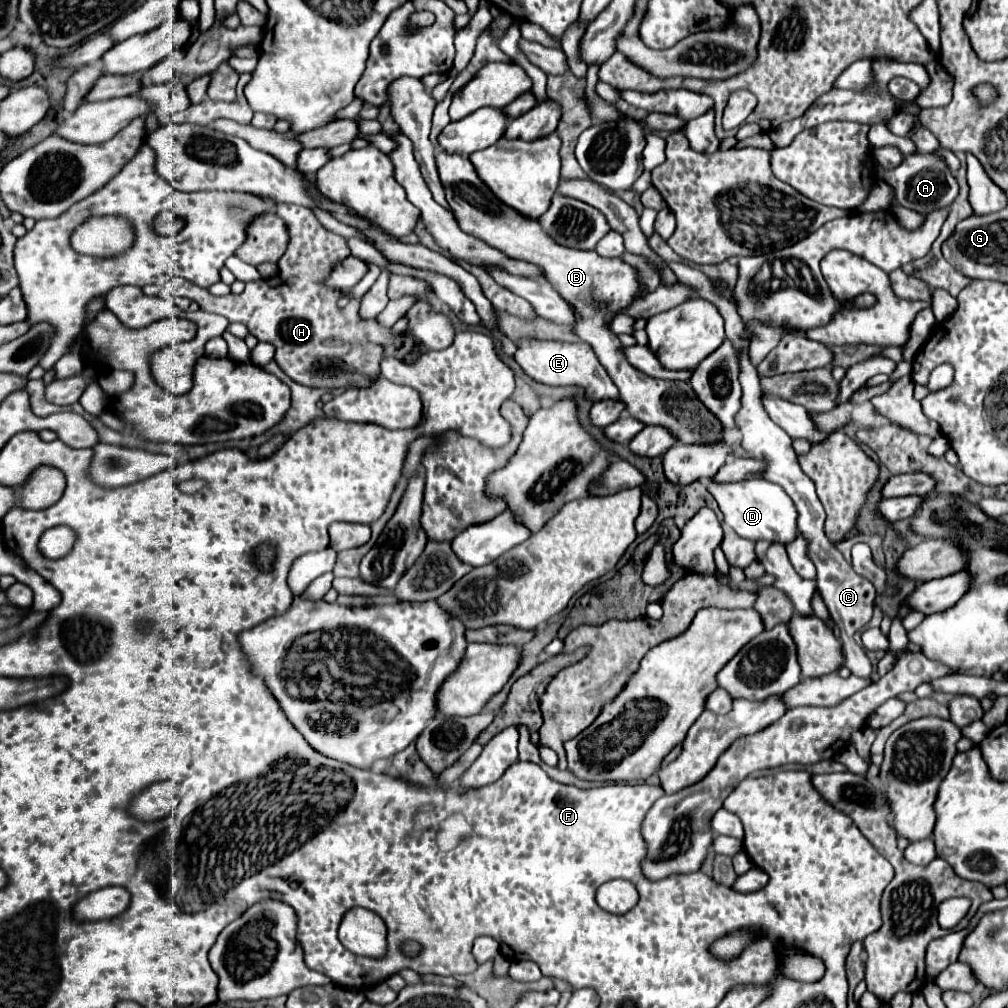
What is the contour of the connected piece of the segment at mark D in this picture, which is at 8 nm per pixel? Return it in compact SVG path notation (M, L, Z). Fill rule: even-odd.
M750 478L750 480L740 480L732 484L716 484L712 480L706 480L708 492L716 498L722 514L724 514L724 524L730 526L736 534L748 540L768 540L770 544L790 544L798 536L798 510L794 508L794 502L786 492L772 482L766 482L762 478Z

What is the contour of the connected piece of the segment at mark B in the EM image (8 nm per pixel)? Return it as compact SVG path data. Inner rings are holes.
M438 152L436 166L442 186L446 188L446 200L460 228L484 240L492 248L498 248L508 258L540 266L546 280L552 282L560 296L576 308L578 322L574 326L574 332L594 348L600 364L608 370L610 378L618 386L620 400L626 400L626 410L630 412L630 416L638 416L644 426L662 424L662 428L670 428L670 432L674 432L674 436L678 436L678 442L682 444L716 444L718 440L724 440L722 424L718 424L718 418L698 400L698 396L694 396L694 390L688 382L650 378L632 368L620 354L622 344L606 324L614 318L618 308L628 306L630 300L638 296L638 276L634 276L634 268L630 268L630 264L626 264L622 258L602 258L594 250L574 250L558 246L540 228L538 220L520 216L510 206L502 204L494 194L490 208L490 190L478 178L472 162L466 156Z

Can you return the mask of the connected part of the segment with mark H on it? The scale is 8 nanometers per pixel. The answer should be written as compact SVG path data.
M278 204L276 214L286 222L286 226L290 230L290 244L288 244L286 254L282 256L280 272L274 278L268 278L262 282L248 282L244 292L238 296L232 296L232 294L230 296L212 296L208 290L198 288L184 278L172 278L168 282L170 294L186 296L186 298L194 300L206 312L222 314L230 322L246 324L250 334L254 334L258 340L274 344L274 348L276 348L274 360L292 380L312 386L312 388L346 388L350 384L354 384L354 386L370 384L374 380L374 376L378 376L378 372L380 372L382 358L394 356L402 362L414 362L420 354L426 352L426 348L410 334L394 336L390 332L390 328L382 328L376 320L362 320L358 316L360 300L352 300L346 308L336 306L336 300L340 294L336 290L330 290L322 282L328 276L328 272L332 270L332 266L340 258L346 258L350 254L348 244L342 236L322 228L322 224L318 224L318 218L314 216L314 212L310 212L308 208L294 206L294 204Z

